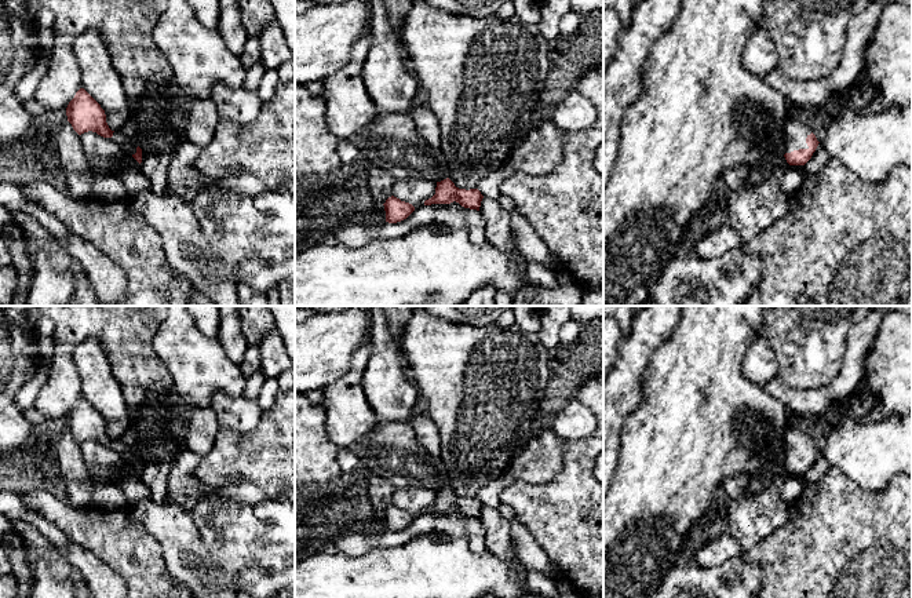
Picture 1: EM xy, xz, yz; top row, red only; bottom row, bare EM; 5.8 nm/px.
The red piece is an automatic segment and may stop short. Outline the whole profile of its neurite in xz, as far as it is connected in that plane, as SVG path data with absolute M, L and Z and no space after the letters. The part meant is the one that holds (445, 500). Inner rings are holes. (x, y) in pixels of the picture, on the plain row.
M446 486L441 491L437 491L435 503L426 508L424 514L450 513L456 510L464 517L479 519L482 507L484 504L478 497L459 497L449 486Z

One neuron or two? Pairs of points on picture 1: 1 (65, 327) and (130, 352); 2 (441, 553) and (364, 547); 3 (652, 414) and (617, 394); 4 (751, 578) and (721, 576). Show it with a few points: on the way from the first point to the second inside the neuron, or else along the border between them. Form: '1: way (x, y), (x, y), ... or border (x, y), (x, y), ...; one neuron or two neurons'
1: way (81, 327), (105, 327), (113, 335); one neuron
2: border (405, 542), (375, 547), (358, 555), (342, 554); two neurons
3: border (644, 374), (642, 400), (624, 422), (622, 434); two neurons
4: way (744, 578), (728, 578); one neuron

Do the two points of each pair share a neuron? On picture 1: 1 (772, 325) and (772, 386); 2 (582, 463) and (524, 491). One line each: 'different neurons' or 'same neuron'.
1: different neurons
2: same neuron

